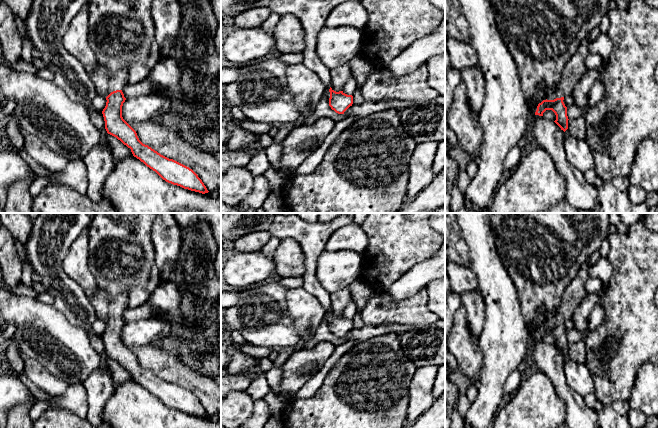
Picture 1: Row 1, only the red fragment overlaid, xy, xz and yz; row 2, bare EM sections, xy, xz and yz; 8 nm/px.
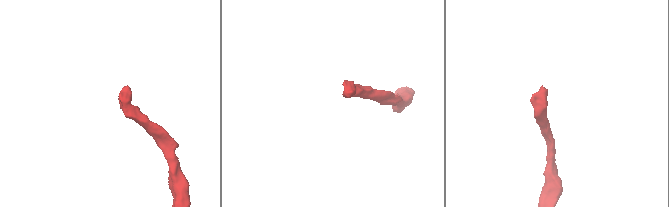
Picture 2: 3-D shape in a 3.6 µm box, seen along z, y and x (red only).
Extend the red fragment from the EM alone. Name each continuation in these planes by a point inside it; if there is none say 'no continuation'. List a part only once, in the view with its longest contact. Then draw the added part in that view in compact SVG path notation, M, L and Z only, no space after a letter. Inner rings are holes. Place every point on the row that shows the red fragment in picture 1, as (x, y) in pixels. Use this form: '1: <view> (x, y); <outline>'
1: yz (574, 70); M584 39L576 53L566 64L555 90L546 97L547 100L567 97L573 94L575 85L581 80L587 69L585 61L590 54L588 45L589 42Z

